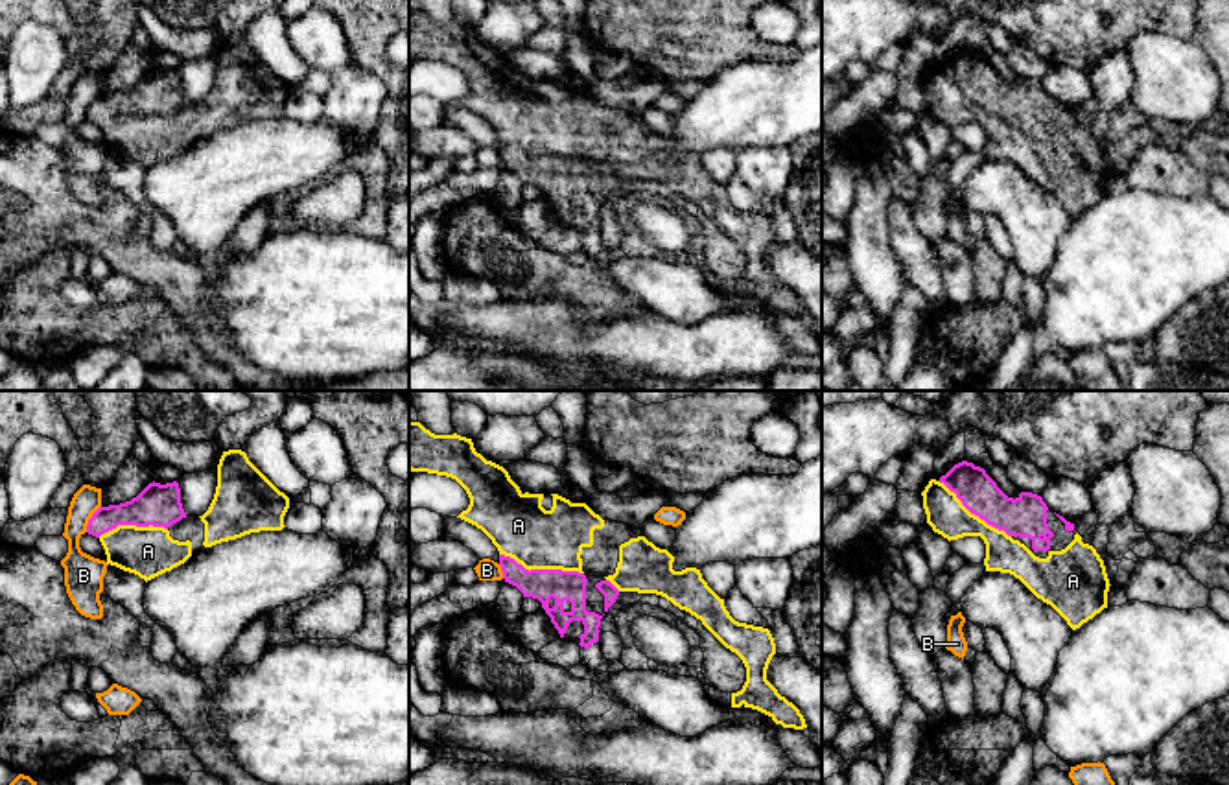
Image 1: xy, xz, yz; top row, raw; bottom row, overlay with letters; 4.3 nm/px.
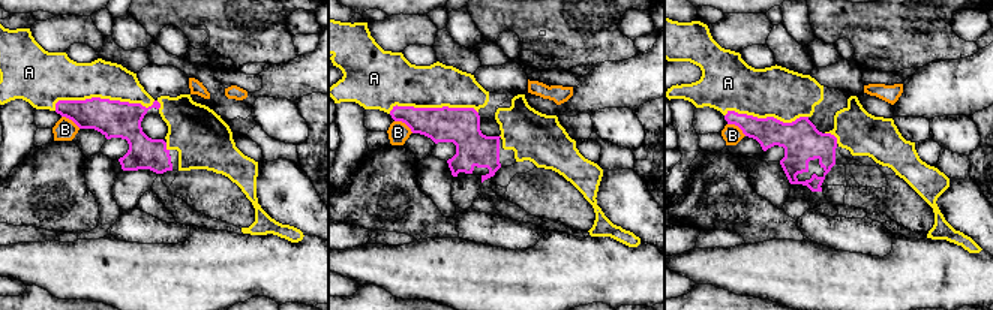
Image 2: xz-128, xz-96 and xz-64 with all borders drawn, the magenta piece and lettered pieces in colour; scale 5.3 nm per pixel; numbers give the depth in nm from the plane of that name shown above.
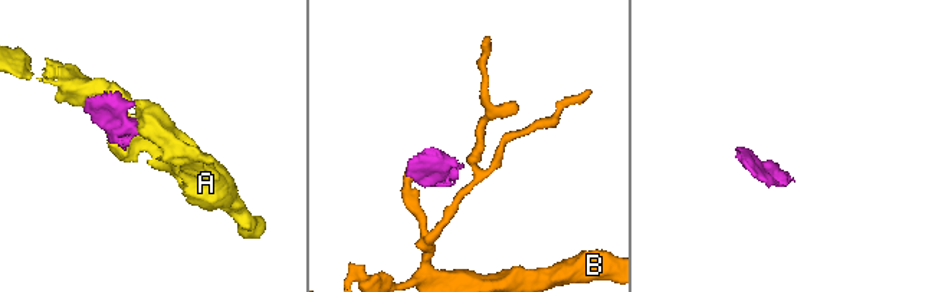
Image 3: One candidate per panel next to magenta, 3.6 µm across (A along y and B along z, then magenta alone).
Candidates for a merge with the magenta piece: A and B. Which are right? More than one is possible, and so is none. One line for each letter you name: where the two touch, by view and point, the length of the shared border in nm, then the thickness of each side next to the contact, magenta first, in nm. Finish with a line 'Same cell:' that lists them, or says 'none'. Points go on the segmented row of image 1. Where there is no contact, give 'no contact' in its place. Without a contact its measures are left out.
A: contact xz (542, 570); length 380 nm; calibres 140 and 280 nm
Same cell: A

